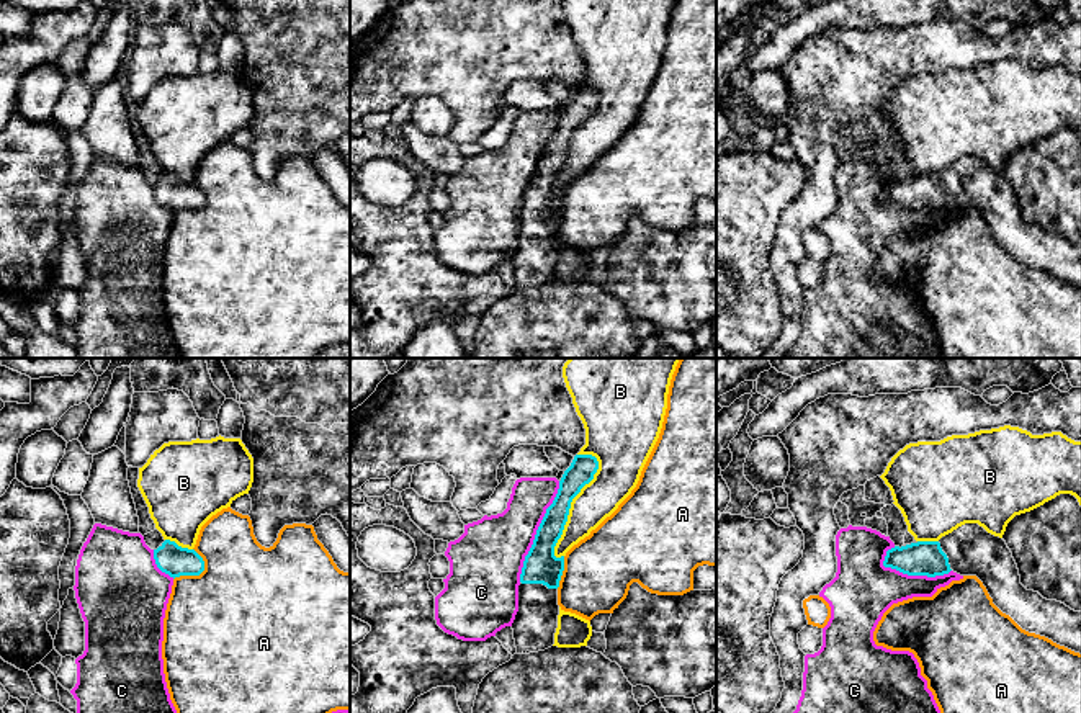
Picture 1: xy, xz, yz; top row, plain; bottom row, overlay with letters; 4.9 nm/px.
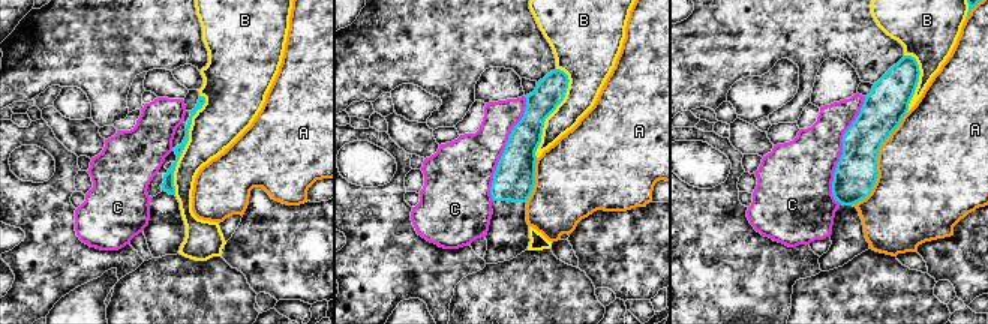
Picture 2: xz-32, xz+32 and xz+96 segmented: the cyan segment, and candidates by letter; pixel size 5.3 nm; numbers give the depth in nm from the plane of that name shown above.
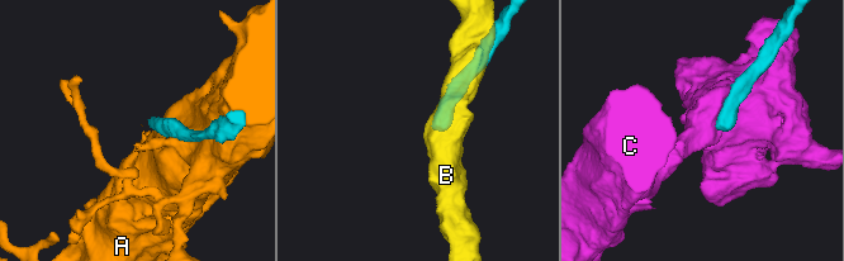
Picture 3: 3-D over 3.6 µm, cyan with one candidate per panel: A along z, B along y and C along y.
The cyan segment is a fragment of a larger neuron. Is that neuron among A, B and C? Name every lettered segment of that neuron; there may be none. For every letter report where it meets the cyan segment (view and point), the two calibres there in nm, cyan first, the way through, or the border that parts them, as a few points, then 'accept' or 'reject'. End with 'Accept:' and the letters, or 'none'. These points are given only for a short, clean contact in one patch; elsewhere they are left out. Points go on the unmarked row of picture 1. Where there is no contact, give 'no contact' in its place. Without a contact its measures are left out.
A: meets cyan in xy at (198, 208); 150 nm thick on the cyan side, 500 nm on the other; reject
B: meets cyan in xz at (569, 139); 130 nm thick on the cyan side, 200 nm on the other; reject
C: meets cyan in xz at (537, 165); 170 nm thick on the cyan side, 340 nm on the other; reject
Accept: none

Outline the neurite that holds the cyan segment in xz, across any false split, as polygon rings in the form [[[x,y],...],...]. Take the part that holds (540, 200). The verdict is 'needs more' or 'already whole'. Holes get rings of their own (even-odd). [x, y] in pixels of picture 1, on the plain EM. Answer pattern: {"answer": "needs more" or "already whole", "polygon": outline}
{"answer": "needs more", "polygon": [[[574,90],[525,190],[518,219],[518,245],[512,257],[517,288],[545,285],[554,278],[559,249],[558,221],[564,204],[564,190],[556,191],[554,180],[563,168],[572,132],[594,113],[597,103],[595,90]]]}

